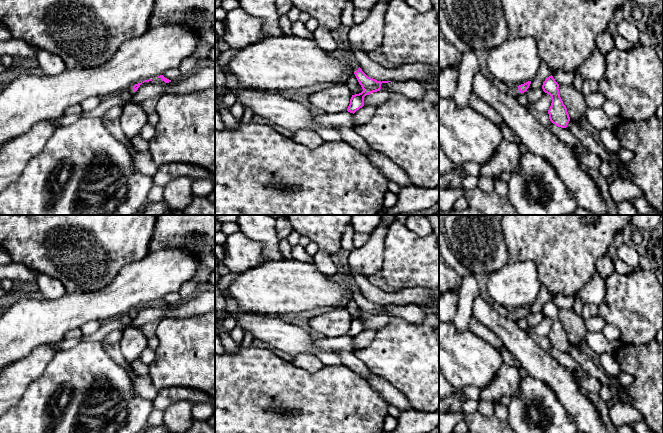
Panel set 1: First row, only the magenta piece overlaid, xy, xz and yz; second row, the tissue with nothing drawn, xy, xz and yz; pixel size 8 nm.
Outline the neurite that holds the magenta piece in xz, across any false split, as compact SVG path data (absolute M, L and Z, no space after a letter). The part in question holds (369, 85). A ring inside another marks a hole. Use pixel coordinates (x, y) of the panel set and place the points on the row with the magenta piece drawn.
M340 47L339 53L342 57L350 64L359 84L363 91L359 94L352 95L350 104L347 111L355 113L357 110L364 106L364 97L373 92L380 91L382 83L388 83L391 81L377 81L373 78L368 77L360 68L360 64L351 50L346 47Z

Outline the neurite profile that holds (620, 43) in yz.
M616 34L614 36L614 42L615 42L615 48L619 50L628 50L636 45L636 44L632 44L631 42L625 40L619 34Z

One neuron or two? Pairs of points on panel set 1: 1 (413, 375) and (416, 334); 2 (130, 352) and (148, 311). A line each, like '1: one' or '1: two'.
1: one
2: two

